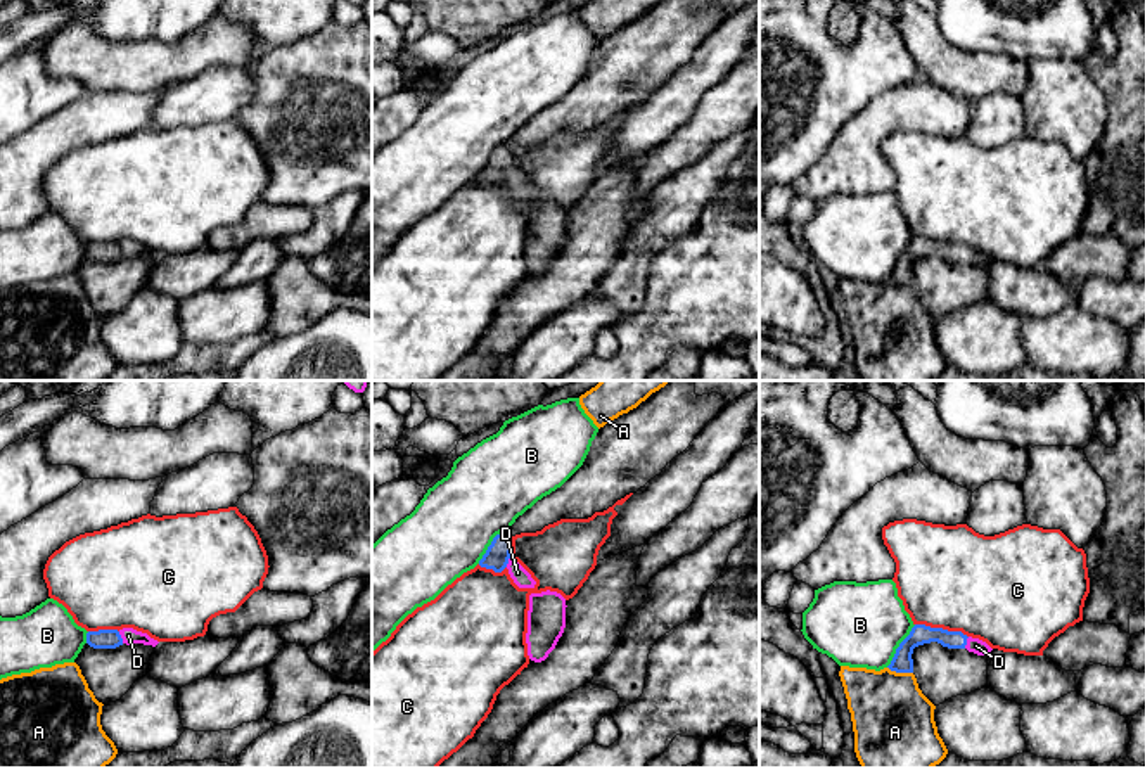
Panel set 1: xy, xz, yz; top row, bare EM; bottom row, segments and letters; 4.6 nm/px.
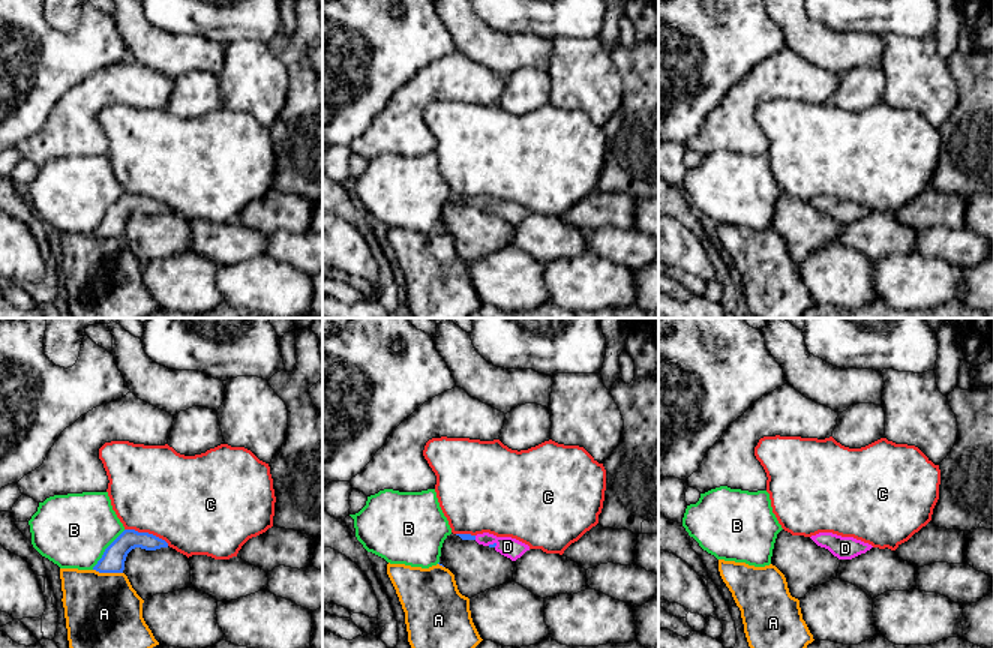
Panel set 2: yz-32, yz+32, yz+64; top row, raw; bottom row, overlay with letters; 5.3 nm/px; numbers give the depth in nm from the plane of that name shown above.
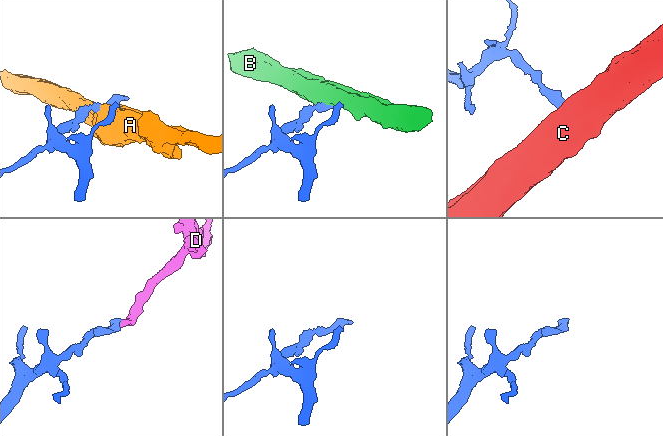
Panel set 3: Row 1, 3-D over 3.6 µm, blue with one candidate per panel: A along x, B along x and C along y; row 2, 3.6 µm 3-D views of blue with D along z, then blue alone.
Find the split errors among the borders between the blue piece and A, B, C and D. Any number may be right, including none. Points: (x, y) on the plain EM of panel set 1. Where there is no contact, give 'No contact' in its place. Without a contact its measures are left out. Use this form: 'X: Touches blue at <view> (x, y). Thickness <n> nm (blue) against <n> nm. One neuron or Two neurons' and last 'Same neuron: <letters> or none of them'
A: Touches blue at yz (900, 284). Thickness 100 nm (blue) against 380 nm. Two neurons
B: Touches blue at yz (900, 258). Thickness 100 nm (blue) against 400 nm. Two neurons
C: Touches blue at yz (941, 241). Thickness 100 nm (blue) against 480 nm. Two neurons
D: Touches blue at xy (120, 249). Thickness 100 nm (blue) against 70 nm. One neuron
Same neuron: D

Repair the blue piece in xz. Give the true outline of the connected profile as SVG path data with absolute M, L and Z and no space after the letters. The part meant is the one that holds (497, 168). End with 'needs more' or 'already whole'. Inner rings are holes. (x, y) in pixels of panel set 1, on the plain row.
M500 145L493 150L486 166L479 173L479 178L493 182L495 185L502 185L507 180L510 190L519 201L534 201L536 194L517 173L510 170L510 164L512 164L512 147Z | needs more

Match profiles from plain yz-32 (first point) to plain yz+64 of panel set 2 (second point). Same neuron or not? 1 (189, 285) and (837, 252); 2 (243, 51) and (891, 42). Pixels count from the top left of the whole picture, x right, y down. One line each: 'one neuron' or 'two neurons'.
1: one neuron
2: one neuron

